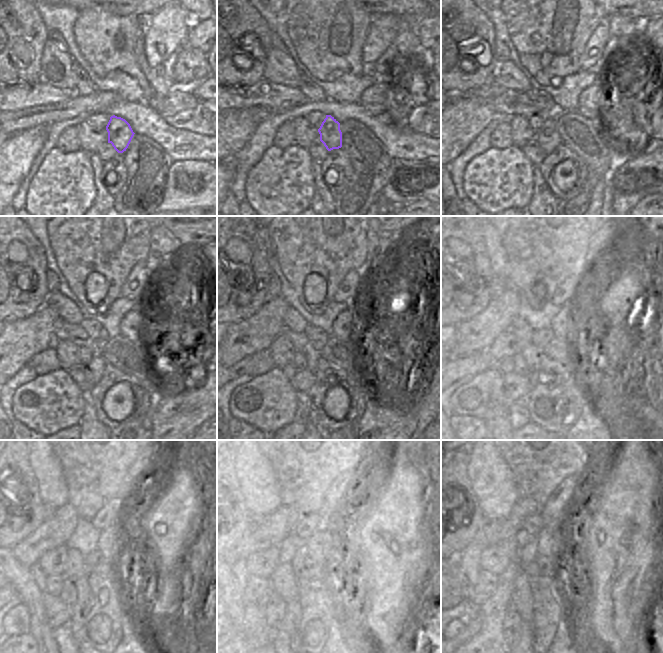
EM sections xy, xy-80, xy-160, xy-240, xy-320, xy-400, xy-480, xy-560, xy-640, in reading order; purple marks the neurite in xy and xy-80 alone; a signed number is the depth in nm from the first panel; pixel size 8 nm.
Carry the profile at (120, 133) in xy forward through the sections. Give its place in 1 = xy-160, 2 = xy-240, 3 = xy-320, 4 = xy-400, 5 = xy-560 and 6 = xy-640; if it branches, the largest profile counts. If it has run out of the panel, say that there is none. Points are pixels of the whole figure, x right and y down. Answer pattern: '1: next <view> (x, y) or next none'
1: next xy-160 (548, 137)
2: next xy-240 (95, 367)
3: next xy-320 (304, 379)
4: next xy-400 (516, 386)
5: next xy-560 (259, 624)
6: next xy-640 (472, 627)

